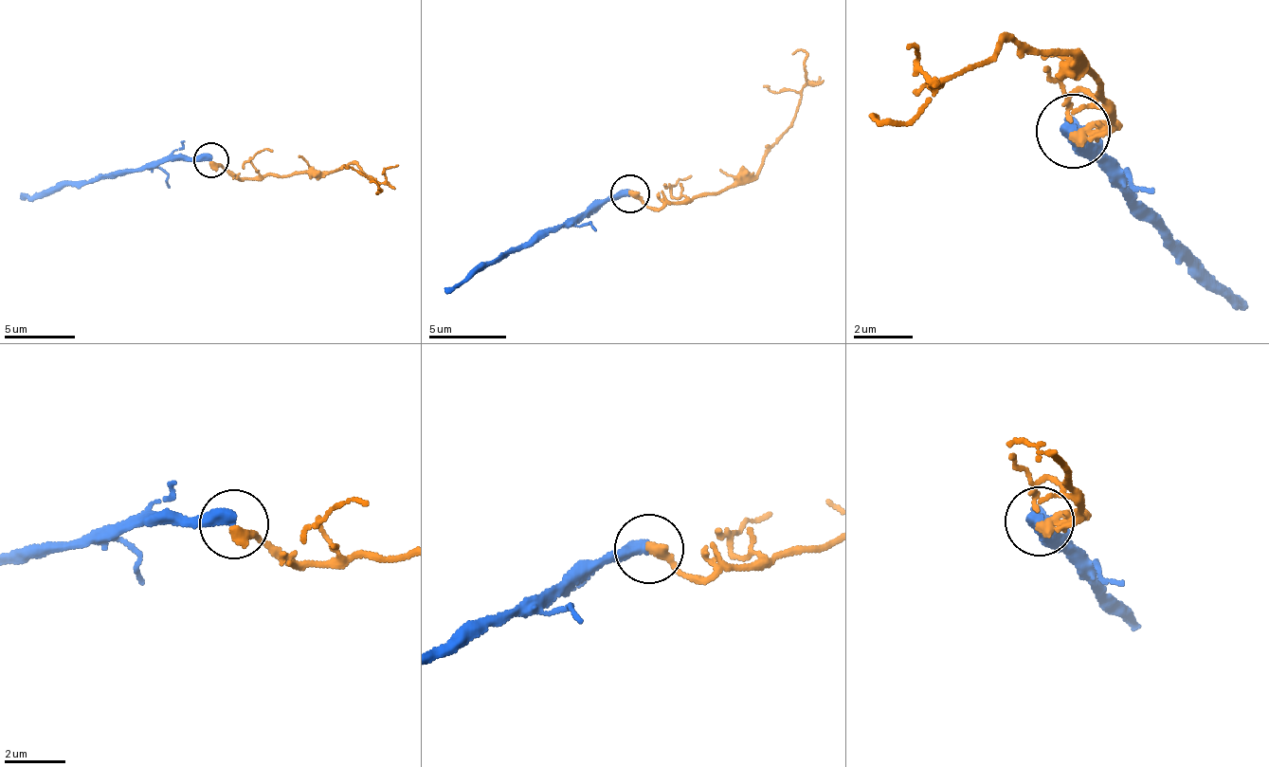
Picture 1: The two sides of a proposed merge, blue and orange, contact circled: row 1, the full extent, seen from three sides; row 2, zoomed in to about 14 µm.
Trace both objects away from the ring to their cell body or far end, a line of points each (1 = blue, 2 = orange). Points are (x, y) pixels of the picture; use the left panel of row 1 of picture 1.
1: (210, 160), (181, 158), (67, 181), (19, 198)
2: (210, 160), (225, 171), (261, 178), (353, 163), (370, 176), (379, 192), (368, 182)

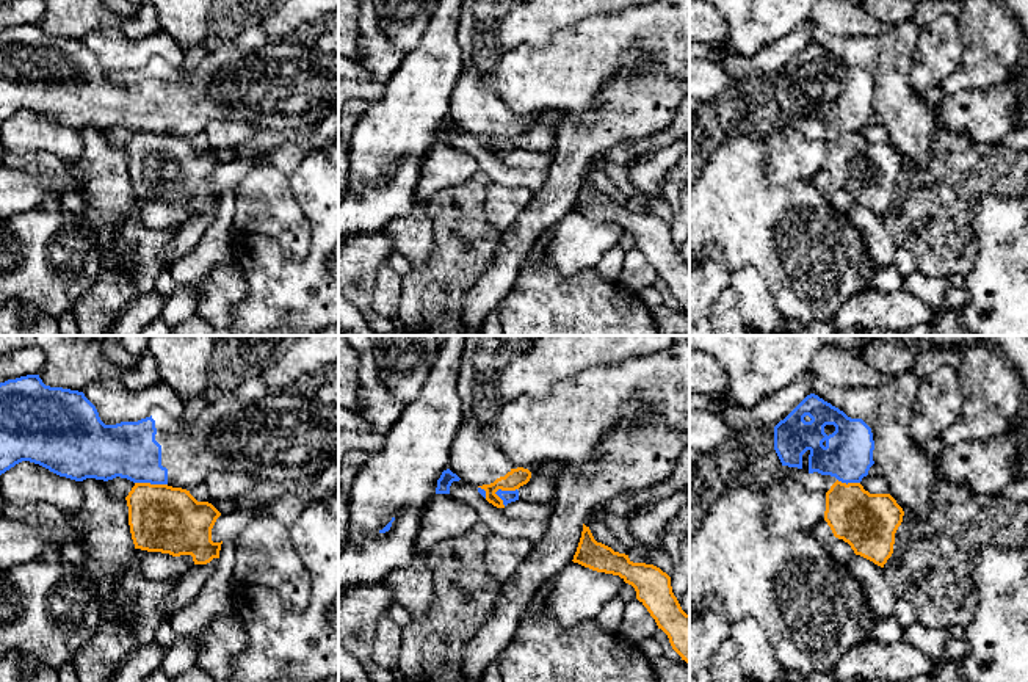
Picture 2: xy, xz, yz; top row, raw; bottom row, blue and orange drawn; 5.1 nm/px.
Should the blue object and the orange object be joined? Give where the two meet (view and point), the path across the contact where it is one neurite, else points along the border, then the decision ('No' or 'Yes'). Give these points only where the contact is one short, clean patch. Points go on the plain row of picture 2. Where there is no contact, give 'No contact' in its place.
Touches blue at xz (505, 140). Boundary: xz (516, 137), (497, 138), (494, 141). No

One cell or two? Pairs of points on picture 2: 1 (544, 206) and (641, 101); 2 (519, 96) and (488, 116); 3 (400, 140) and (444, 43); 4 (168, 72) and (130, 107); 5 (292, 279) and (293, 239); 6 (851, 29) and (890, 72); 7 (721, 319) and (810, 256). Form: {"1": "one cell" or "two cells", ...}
{"1": "one cell", "2": "two cells", "3": "one cell", "4": "one cell", "5": "two cells", "6": "two cells", "7": "two cells"}

